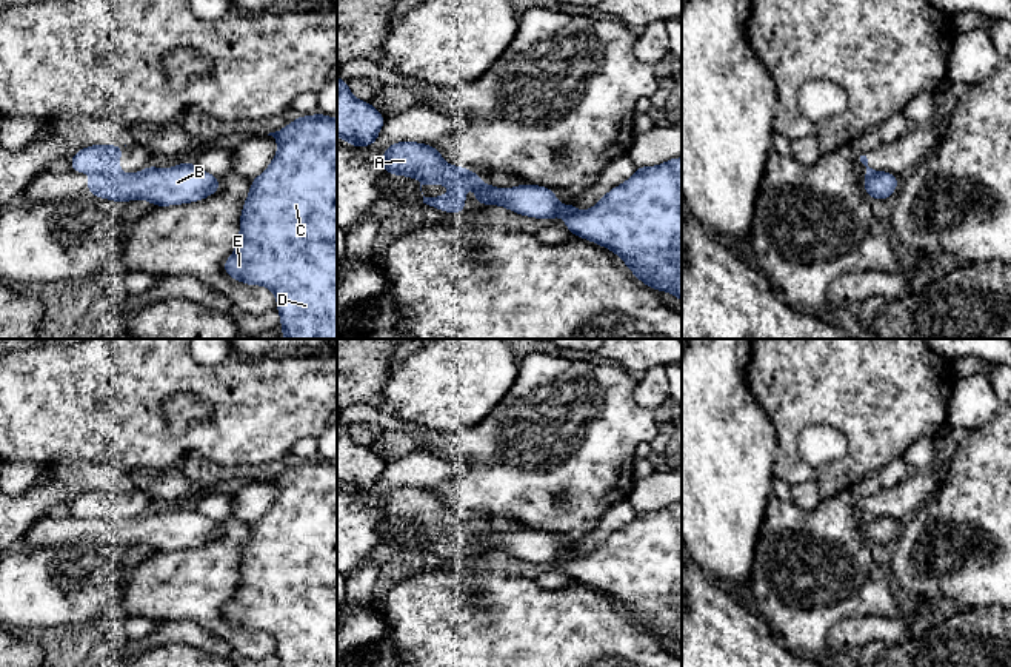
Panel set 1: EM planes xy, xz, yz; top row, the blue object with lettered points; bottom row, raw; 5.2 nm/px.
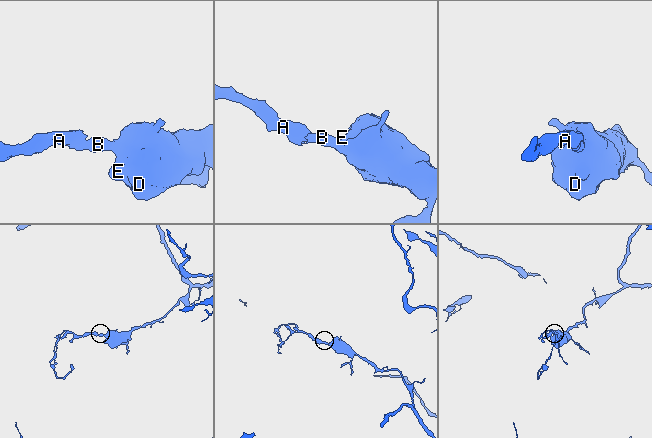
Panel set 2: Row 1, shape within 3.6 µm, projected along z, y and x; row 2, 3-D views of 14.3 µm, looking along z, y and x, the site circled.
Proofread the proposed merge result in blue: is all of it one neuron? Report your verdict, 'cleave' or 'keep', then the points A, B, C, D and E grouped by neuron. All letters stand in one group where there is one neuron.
cleave; A / B C D E

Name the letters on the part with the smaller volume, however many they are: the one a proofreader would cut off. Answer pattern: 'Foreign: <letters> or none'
Foreign: A

